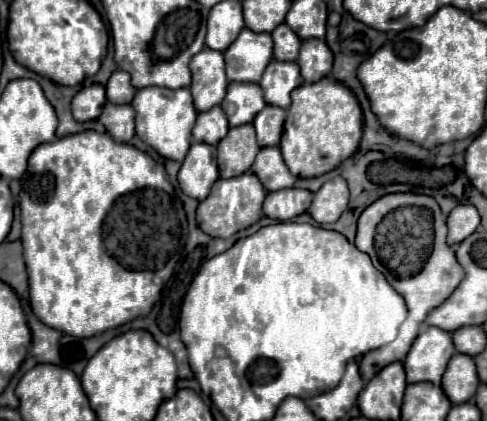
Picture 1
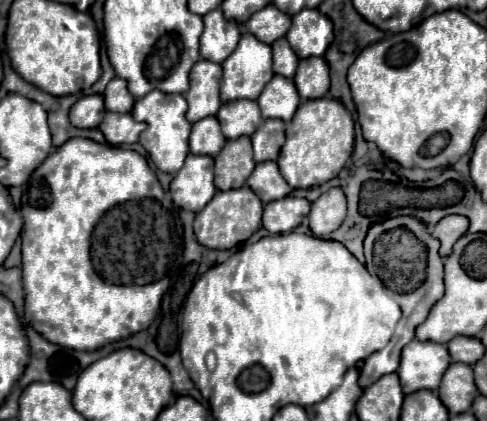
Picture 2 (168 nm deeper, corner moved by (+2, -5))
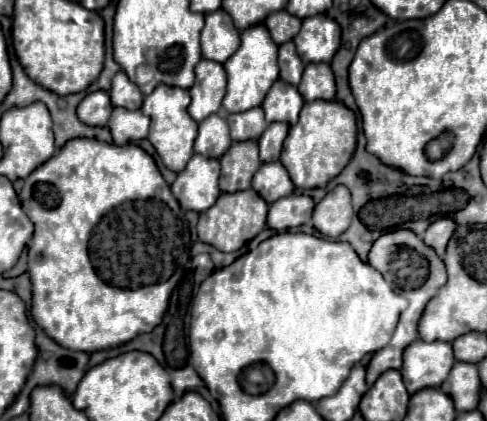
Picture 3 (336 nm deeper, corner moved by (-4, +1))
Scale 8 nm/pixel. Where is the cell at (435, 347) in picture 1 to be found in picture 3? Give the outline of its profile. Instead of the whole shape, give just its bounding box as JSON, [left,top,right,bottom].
[400,340,454,394]

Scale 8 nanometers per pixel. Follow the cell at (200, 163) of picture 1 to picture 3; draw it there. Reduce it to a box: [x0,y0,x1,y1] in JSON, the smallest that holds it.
[172,154,220,210]

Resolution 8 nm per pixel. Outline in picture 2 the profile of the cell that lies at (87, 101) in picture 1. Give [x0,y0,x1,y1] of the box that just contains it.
[70,94,104,128]

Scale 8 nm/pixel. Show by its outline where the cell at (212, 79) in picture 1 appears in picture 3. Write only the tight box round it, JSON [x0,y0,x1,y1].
[188,58,226,122]

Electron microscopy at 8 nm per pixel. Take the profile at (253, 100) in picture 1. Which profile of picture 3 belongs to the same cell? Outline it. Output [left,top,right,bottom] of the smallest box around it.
[228,108,268,142]

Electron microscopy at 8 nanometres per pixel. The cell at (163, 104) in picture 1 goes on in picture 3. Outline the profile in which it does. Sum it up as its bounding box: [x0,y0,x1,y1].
[142,86,198,172]

